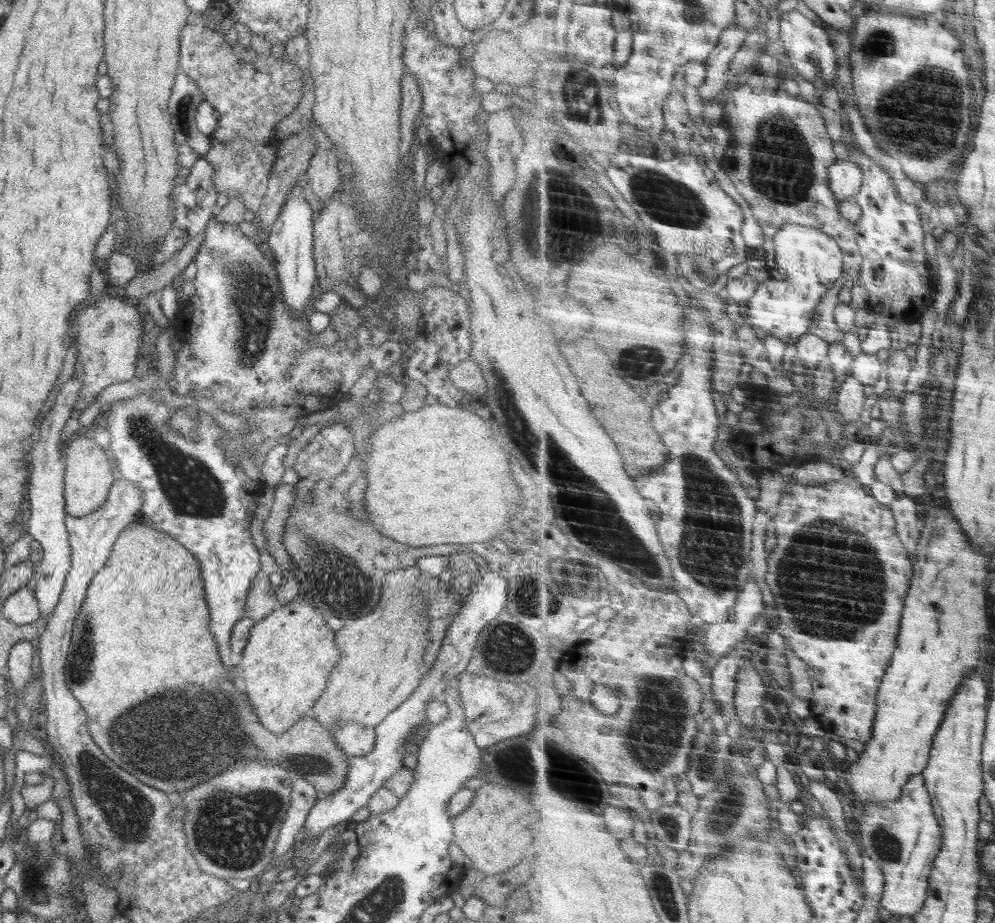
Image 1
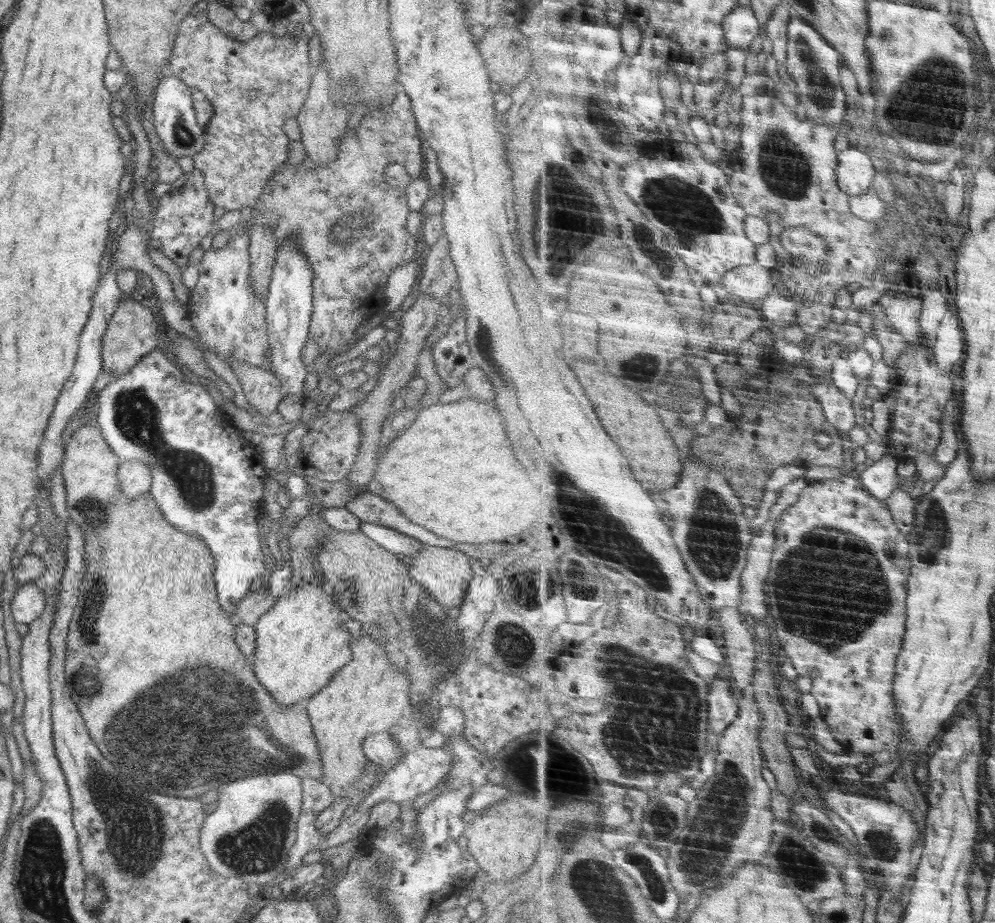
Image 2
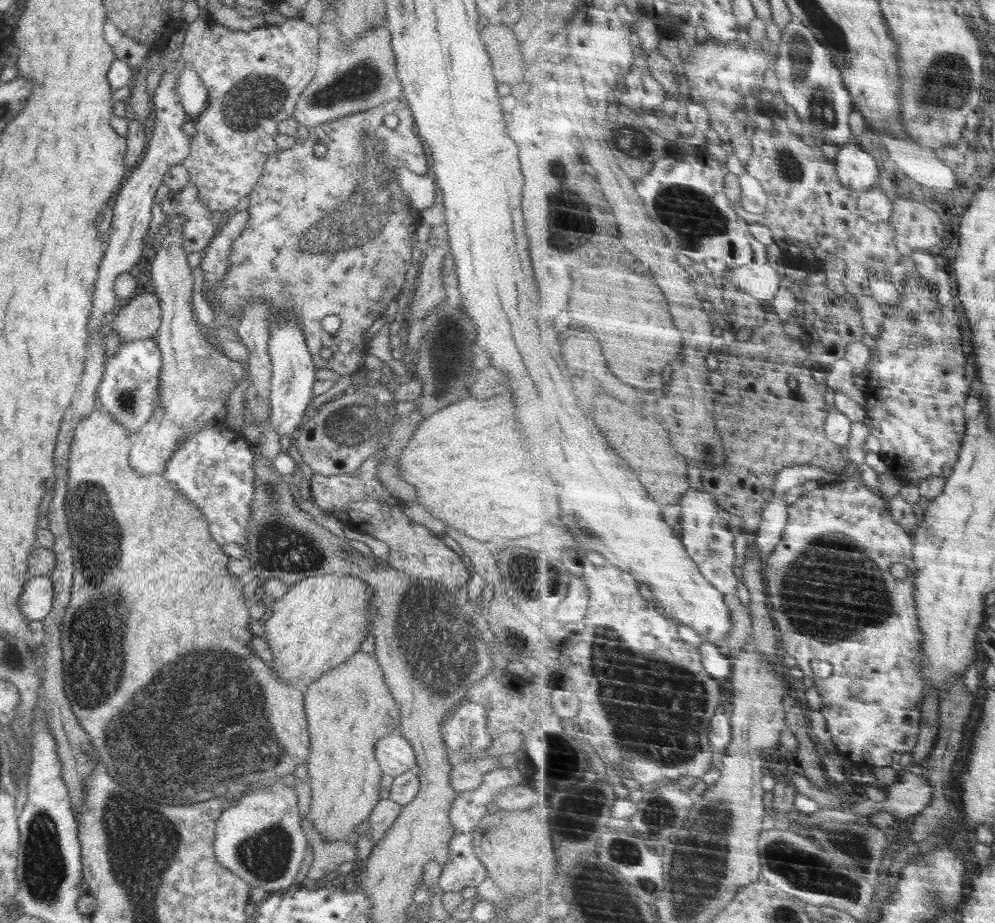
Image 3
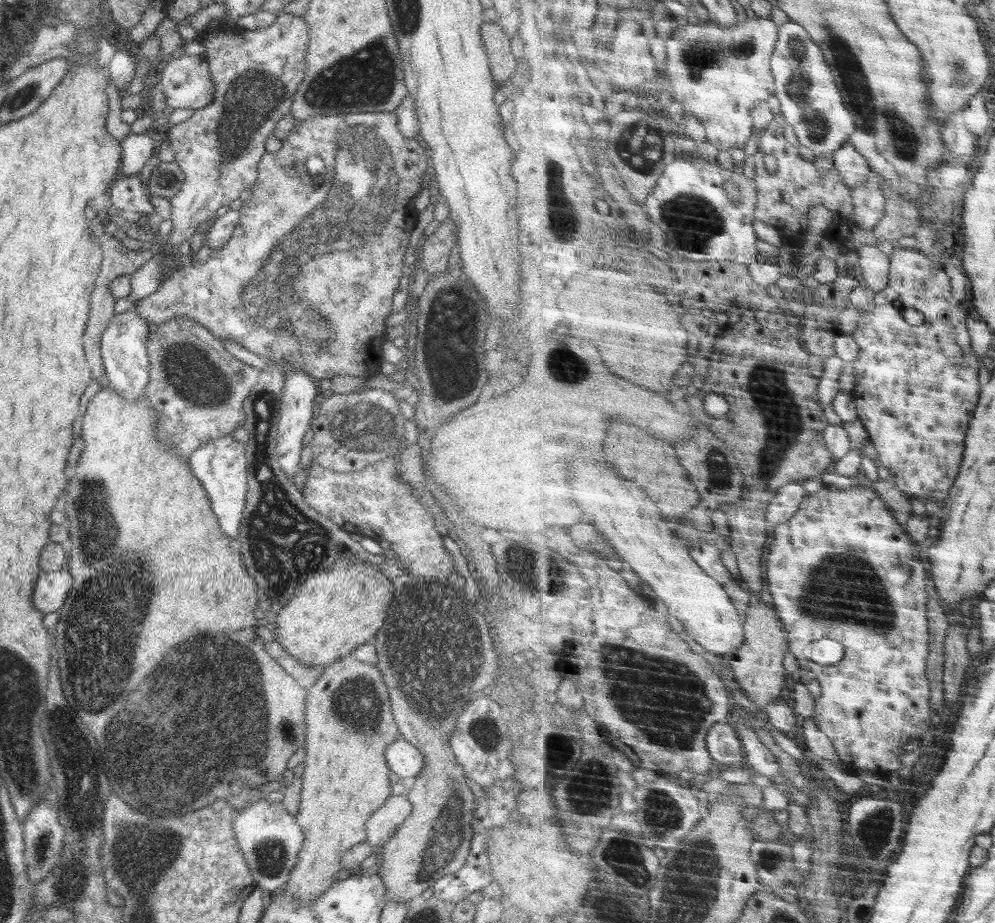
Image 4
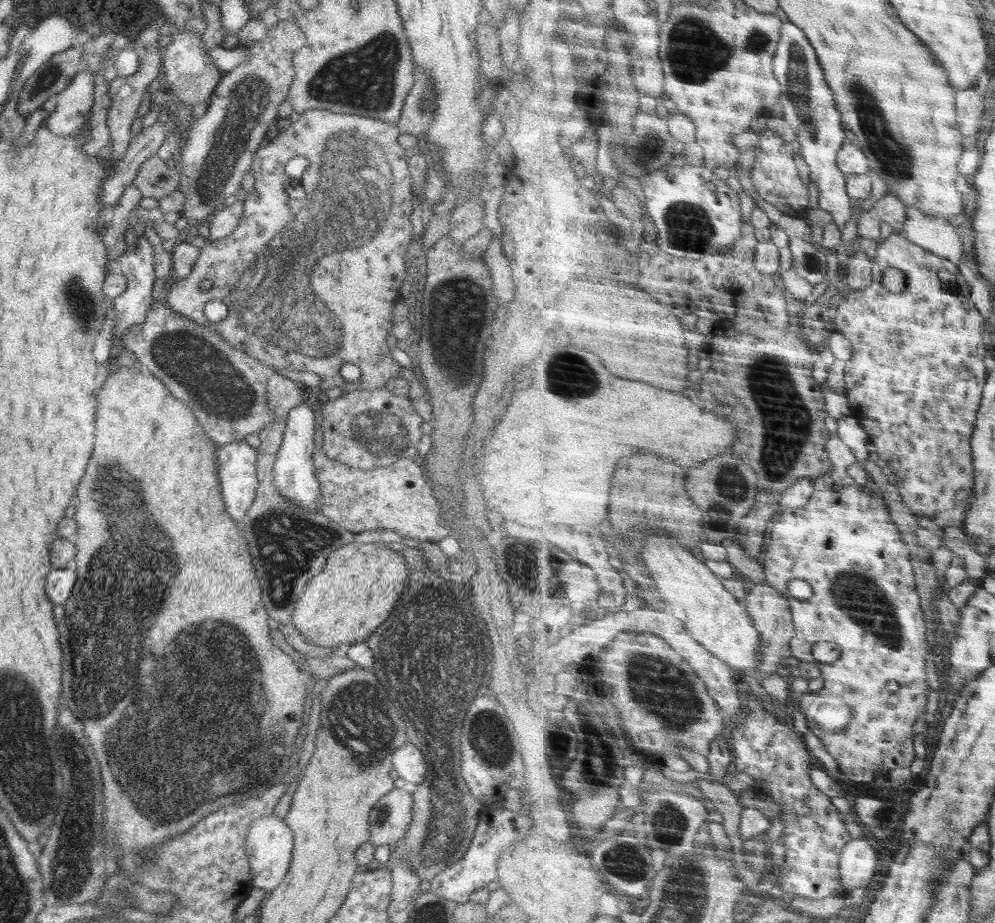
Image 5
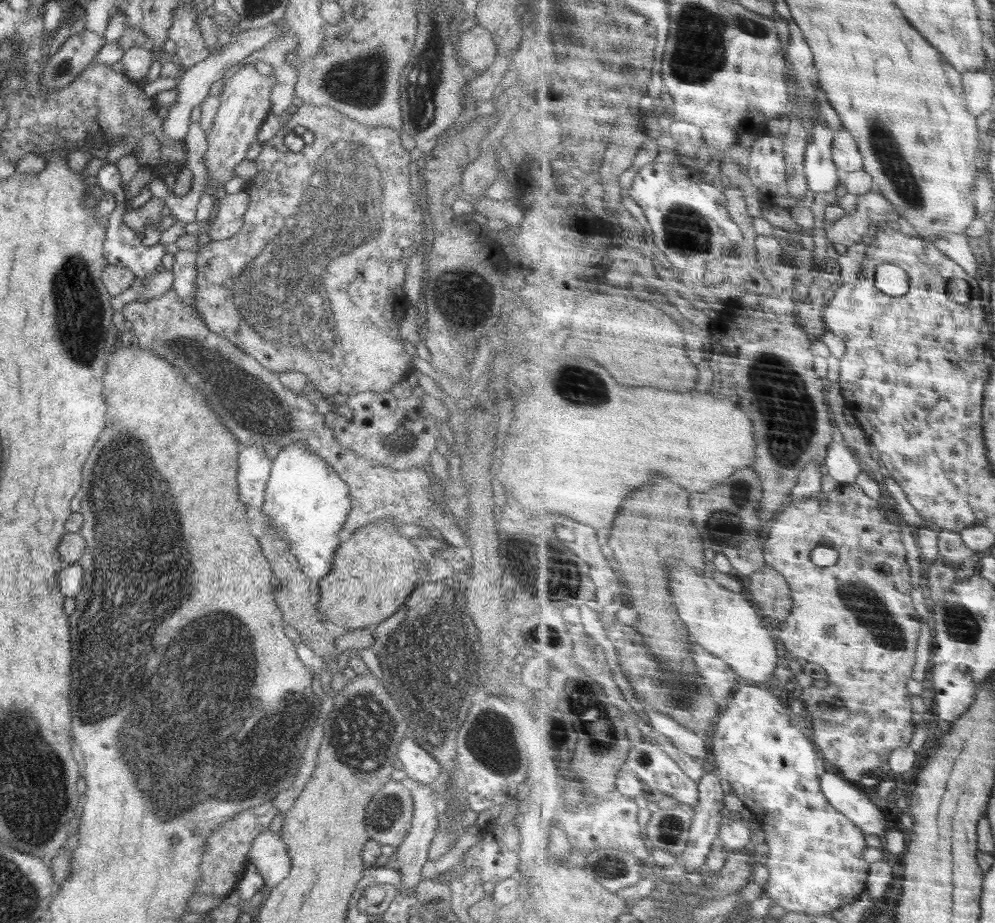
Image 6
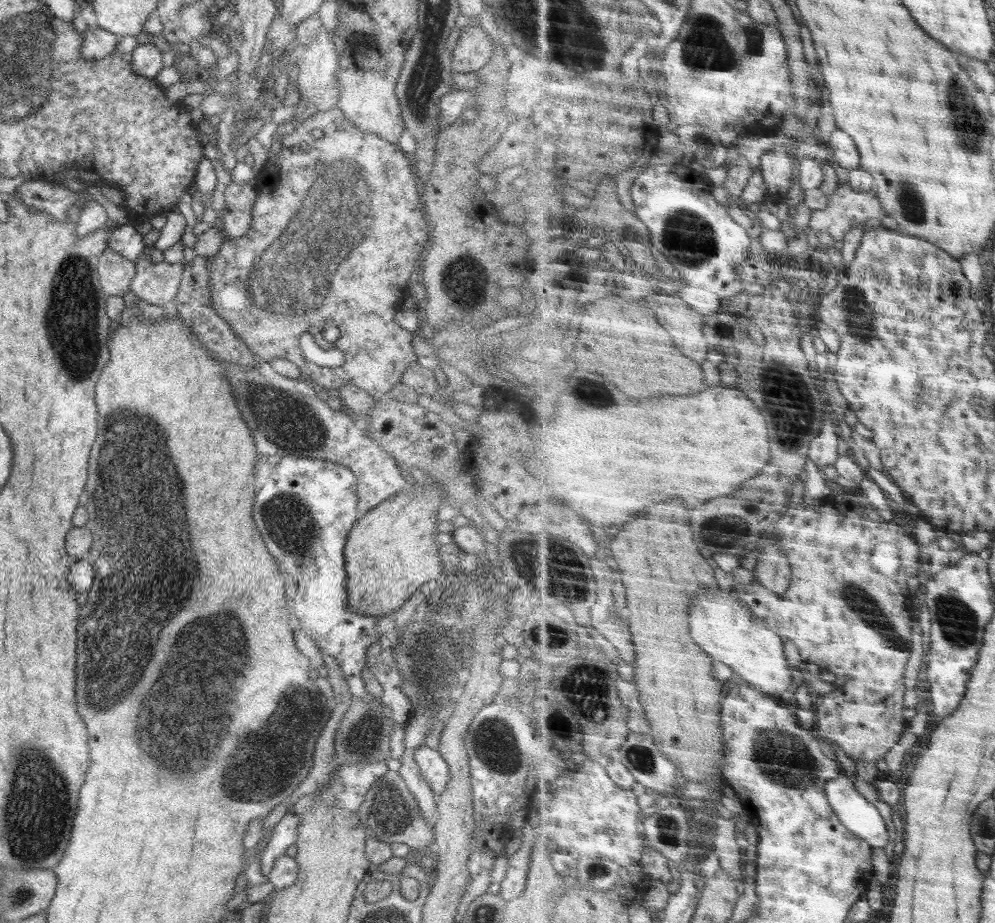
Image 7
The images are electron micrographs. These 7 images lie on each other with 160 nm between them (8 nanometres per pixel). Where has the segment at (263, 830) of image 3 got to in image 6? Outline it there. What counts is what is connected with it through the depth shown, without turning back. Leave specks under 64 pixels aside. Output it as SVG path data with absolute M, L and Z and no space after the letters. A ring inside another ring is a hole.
M274 831L261 832L251 844L247 854L250 862L262 876L265 886L269 889L282 882L291 870L287 846L281 835Z

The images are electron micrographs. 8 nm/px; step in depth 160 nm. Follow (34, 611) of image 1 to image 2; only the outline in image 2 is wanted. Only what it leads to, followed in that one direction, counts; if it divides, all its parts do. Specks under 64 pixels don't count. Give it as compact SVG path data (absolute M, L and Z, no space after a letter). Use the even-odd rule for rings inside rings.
M24 583L11 598L10 612L16 623L29 625L45 609L46 599L39 583Z

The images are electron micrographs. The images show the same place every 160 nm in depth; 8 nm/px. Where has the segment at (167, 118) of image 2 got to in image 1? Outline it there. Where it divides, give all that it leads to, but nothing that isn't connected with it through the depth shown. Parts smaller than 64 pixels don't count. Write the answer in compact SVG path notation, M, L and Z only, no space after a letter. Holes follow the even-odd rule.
M182 70L175 76L175 83L168 103L171 123L175 132L175 144L187 144L200 156L207 154L211 137L198 130L195 114L204 100L202 91Z

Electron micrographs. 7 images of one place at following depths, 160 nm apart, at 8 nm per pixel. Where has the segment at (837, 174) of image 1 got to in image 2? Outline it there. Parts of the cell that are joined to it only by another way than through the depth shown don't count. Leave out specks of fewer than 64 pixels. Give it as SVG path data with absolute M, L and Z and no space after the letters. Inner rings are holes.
M851 146L839 153L839 185L851 196L860 196L873 190L876 180L876 166L872 162L873 151Z

